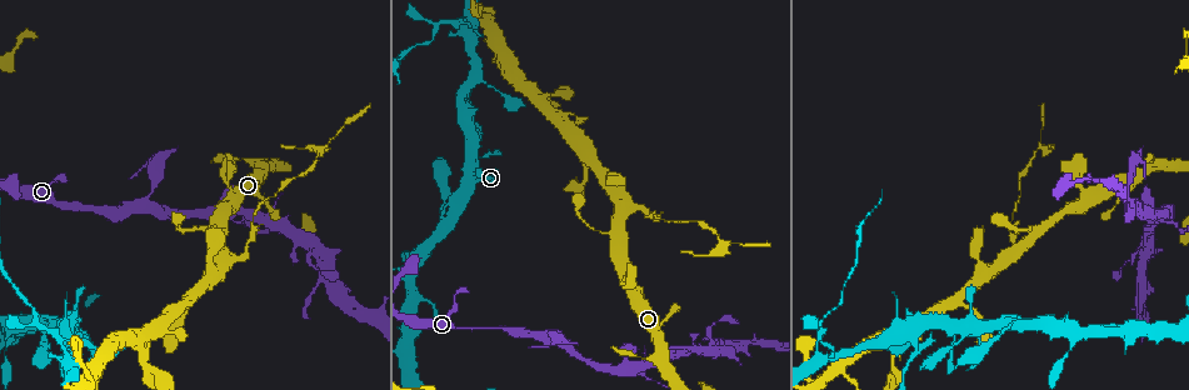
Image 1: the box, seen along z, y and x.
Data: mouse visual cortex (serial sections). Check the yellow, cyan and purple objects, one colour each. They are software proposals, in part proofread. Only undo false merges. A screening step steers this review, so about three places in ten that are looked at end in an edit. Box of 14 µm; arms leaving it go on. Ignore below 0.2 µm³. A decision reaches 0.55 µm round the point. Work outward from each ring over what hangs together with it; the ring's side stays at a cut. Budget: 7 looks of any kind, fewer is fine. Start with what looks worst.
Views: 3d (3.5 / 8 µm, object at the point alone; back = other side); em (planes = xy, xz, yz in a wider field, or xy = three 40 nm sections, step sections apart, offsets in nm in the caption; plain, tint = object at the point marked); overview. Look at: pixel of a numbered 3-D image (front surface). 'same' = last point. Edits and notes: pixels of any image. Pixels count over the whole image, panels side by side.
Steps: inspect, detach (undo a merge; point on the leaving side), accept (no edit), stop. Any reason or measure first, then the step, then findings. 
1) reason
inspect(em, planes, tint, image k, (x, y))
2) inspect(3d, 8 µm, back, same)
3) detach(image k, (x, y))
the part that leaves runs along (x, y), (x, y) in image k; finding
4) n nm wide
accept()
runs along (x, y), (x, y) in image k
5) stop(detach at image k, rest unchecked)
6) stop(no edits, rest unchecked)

sharp bend
inspect(3d, 8 µm, image 1, (230, 259))

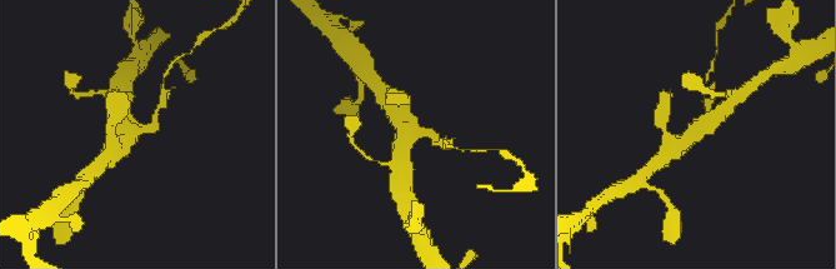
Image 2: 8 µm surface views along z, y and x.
3 arms; arms of 150, 450, 600 nm; shape alone is not enough
inspect(em, xy, step 5, tint, image 2, (133, 127))

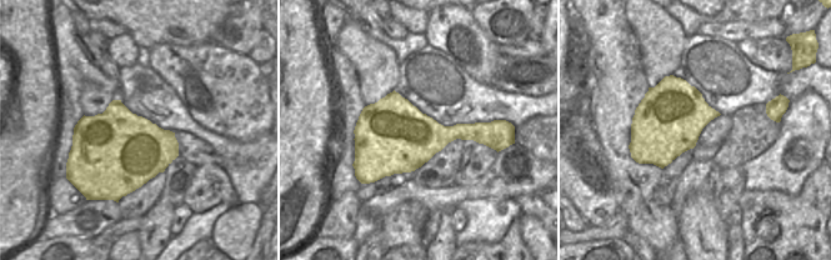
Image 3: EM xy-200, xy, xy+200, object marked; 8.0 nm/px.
600 nm wide
accept()
runs along (726, 108), (670, 152) in image 2; one cell here

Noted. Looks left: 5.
sudden change in width
inspect(3d, 8 µm, image 1, (628, 371))

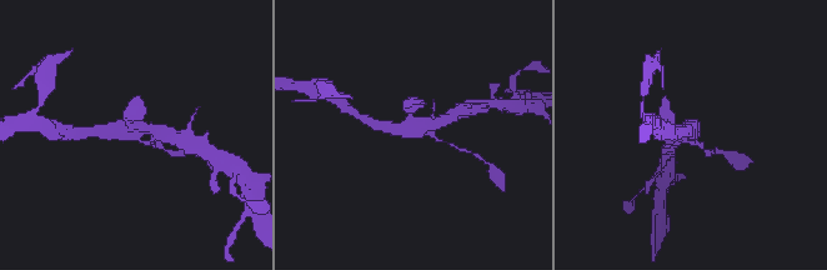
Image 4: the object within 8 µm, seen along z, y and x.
closer look
inspect(3d, 3.5 µm, image 4, (413, 129))

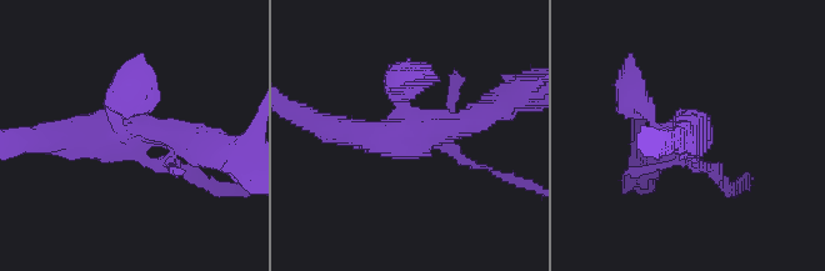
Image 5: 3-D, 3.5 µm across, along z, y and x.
accept()
runs along (326, 126), (415, 139), (484, 114) in image 5; continuous, no second cell

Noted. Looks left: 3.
three arms meet
inspect(3d, 3.5 µm, image 1, (916, 334))

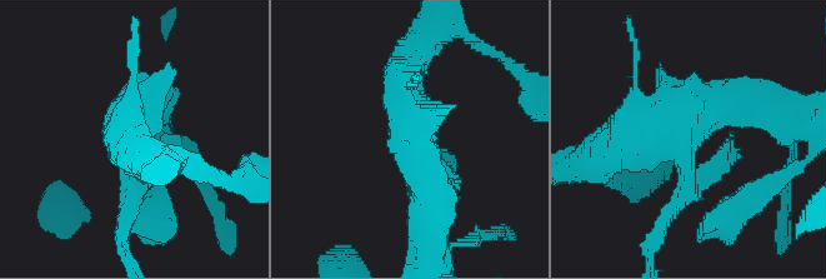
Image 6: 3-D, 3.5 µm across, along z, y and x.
inspect(em, xy, step 1, tint, image 6, (685, 141))

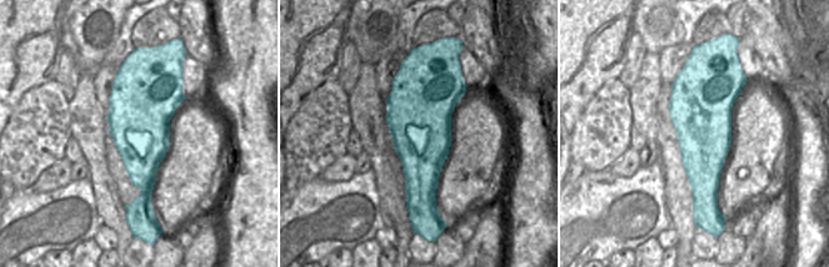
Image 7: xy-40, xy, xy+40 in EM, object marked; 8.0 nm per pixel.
detach(image 6, (665, 219))
border along (406, 195), (434, 197) in image 7; two cells meet here

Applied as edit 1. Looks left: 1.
stop(detach at image 6, rest unchecked)

